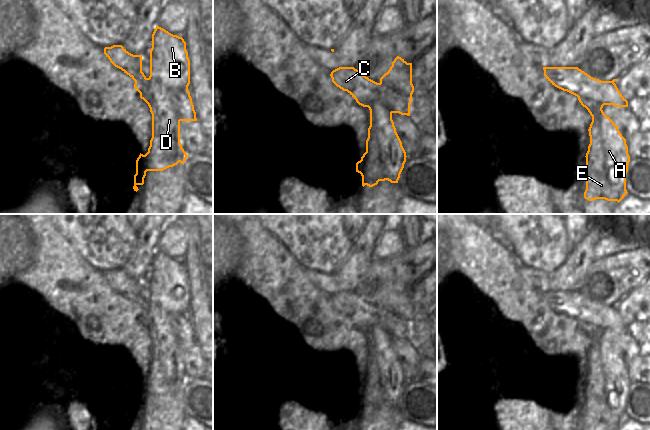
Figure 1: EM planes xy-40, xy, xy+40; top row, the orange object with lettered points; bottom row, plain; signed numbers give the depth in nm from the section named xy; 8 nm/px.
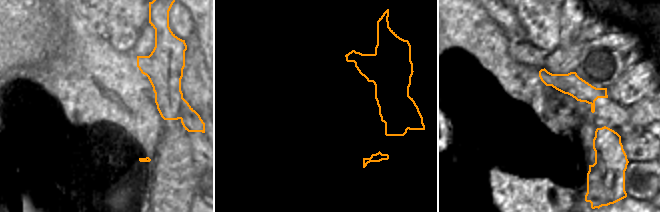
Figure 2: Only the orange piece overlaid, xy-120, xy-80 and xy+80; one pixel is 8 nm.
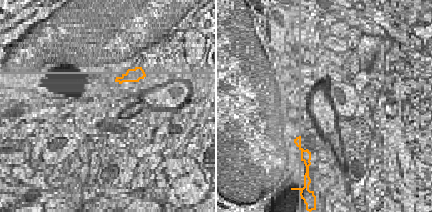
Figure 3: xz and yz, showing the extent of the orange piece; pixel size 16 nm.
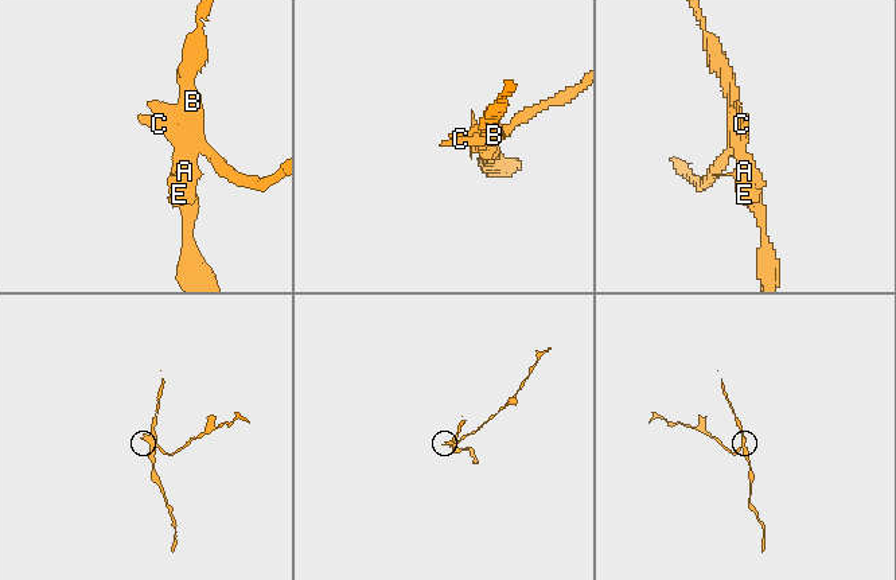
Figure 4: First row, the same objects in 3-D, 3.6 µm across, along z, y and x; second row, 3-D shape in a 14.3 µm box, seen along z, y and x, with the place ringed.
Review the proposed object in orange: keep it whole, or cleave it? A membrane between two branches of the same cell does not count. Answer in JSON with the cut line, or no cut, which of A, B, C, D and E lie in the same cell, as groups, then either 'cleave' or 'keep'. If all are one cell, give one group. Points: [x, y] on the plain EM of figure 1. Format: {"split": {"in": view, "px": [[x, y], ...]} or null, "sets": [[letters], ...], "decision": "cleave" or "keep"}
{"split": {"in": "xy-40", "px": [[187, 312], [175, 315], [172, 318], [172, 327], [180, 344]]}, "sets": [["A", "B", "D", "E"], ["C"]], "decision": "cleave"}

